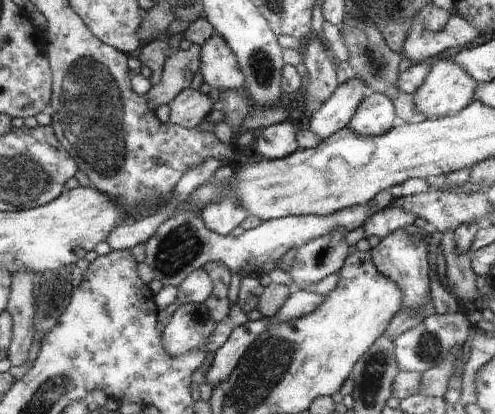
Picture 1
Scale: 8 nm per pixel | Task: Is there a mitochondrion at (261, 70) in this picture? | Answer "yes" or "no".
yes

